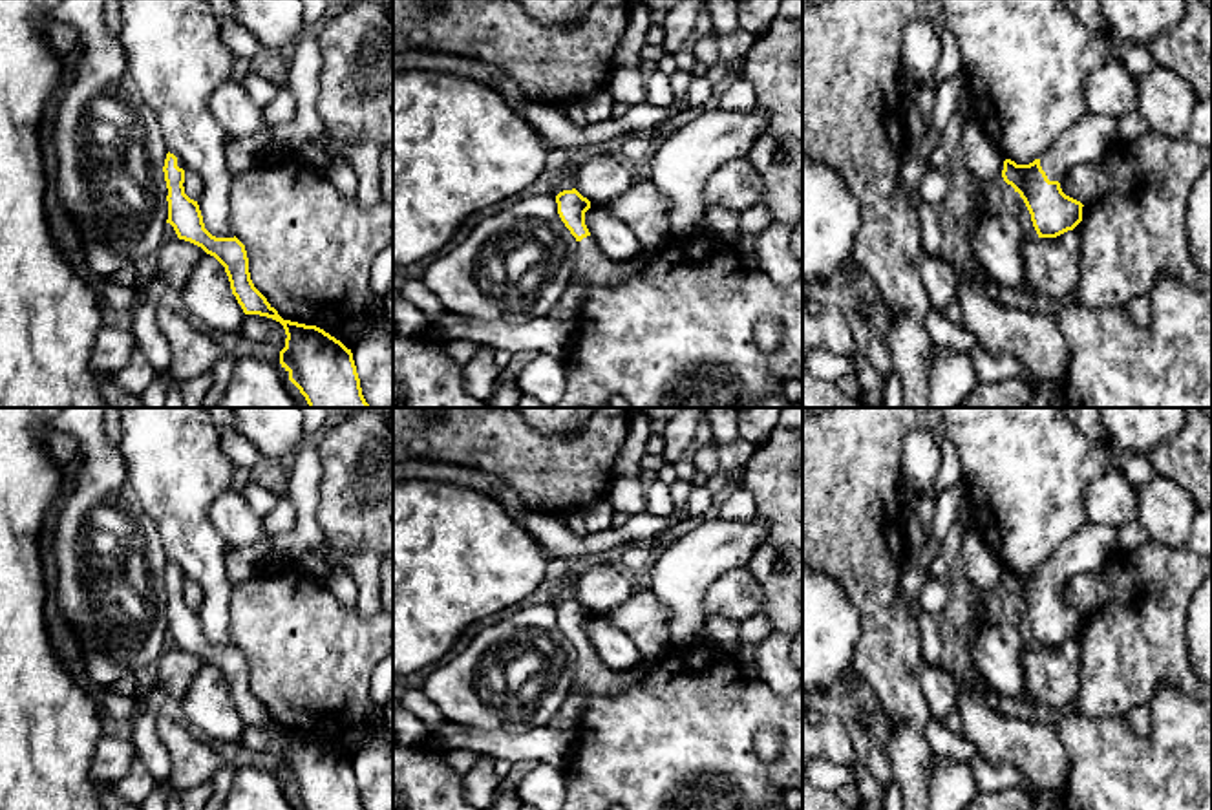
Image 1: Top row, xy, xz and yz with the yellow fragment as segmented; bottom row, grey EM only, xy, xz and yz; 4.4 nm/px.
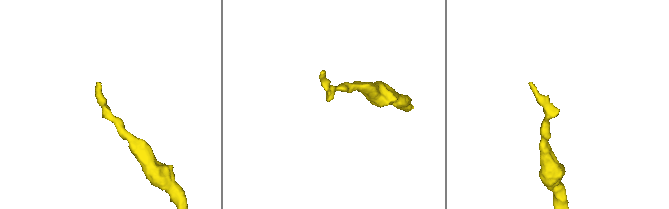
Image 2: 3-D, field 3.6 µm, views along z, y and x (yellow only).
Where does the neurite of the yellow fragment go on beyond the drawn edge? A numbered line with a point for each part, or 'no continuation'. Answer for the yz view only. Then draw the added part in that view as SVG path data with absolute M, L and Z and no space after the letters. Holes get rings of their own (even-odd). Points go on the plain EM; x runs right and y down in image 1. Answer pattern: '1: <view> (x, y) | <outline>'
1: yz (1088, 549) | M1088 521L1040 567L1040 576L1049 591L1060 591L1075 574L1100 570L1117 550L1117 530Z

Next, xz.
1: xz (593, 679) | M587 645L576 656L576 678L570 693L579 693L590 702L598 697L622 693L640 673L640 666L631 671L611 671L598 653Z

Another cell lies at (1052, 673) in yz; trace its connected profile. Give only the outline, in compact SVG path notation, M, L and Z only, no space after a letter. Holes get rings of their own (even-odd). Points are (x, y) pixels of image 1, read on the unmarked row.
M1073 640L1022 653L1027 687L1049 717L1075 708L1079 658L1080 647Z

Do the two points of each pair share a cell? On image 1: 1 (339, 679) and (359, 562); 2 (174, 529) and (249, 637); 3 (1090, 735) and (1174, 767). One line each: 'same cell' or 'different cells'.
1: different cells
2: different cells
3: same cell

